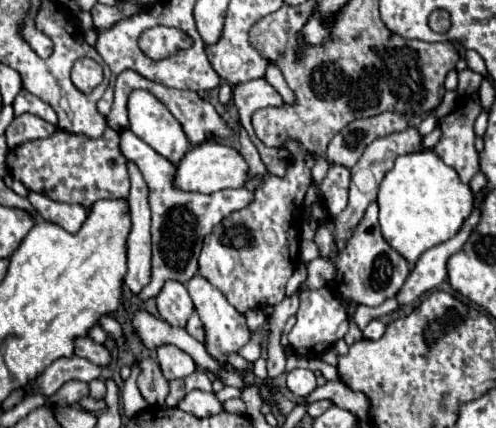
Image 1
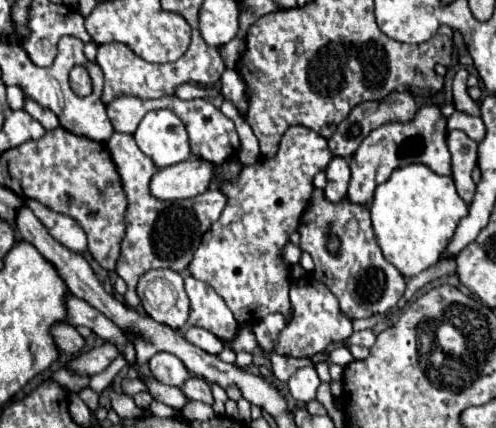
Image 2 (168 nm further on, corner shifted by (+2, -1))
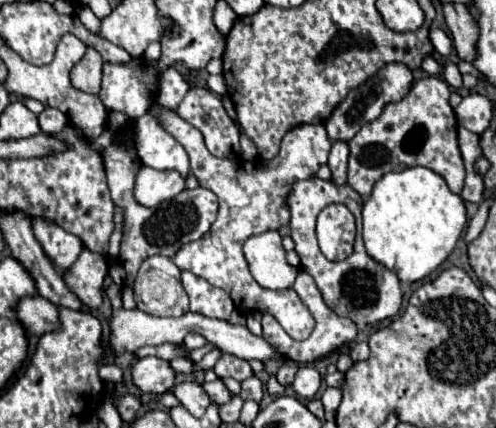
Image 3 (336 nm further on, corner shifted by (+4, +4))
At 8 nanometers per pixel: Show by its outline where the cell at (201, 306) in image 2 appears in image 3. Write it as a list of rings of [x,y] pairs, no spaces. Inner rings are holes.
[[[183,271],[181,281],[183,281],[183,287],[185,287],[187,295],[189,295],[191,311],[201,313],[205,317],[229,319],[235,305],[233,305],[231,297],[223,289],[213,287],[211,283],[207,283],[205,279],[197,277],[191,271]]]

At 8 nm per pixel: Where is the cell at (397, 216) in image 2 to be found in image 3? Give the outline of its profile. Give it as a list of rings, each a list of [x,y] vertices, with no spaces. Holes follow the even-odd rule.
[[[409,167],[383,175],[363,205],[363,241],[367,253],[397,273],[399,281],[419,281],[453,251],[467,225],[465,203],[449,191],[445,179],[427,167]]]

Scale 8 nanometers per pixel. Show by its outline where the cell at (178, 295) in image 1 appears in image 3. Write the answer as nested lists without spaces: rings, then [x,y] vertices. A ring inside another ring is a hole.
[[[163,255],[143,261],[135,279],[137,309],[157,317],[179,317],[189,311],[189,299],[181,285],[181,271]]]

